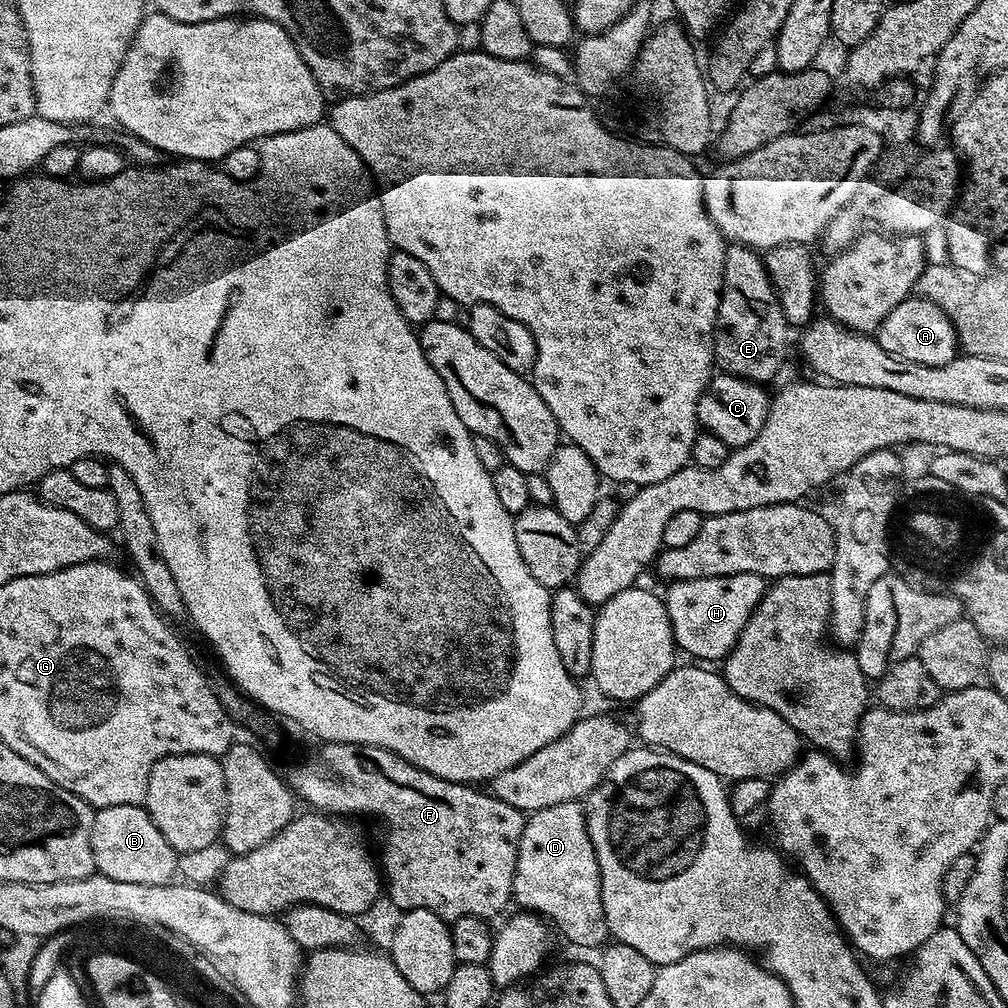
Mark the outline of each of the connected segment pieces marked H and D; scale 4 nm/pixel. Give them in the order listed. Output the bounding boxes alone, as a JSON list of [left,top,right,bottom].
[[662,574,766,661],[512,801,609,949]]

